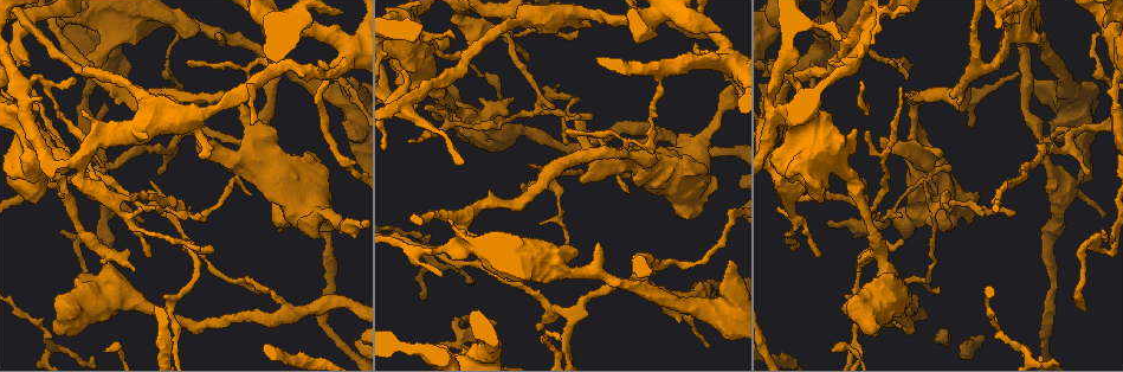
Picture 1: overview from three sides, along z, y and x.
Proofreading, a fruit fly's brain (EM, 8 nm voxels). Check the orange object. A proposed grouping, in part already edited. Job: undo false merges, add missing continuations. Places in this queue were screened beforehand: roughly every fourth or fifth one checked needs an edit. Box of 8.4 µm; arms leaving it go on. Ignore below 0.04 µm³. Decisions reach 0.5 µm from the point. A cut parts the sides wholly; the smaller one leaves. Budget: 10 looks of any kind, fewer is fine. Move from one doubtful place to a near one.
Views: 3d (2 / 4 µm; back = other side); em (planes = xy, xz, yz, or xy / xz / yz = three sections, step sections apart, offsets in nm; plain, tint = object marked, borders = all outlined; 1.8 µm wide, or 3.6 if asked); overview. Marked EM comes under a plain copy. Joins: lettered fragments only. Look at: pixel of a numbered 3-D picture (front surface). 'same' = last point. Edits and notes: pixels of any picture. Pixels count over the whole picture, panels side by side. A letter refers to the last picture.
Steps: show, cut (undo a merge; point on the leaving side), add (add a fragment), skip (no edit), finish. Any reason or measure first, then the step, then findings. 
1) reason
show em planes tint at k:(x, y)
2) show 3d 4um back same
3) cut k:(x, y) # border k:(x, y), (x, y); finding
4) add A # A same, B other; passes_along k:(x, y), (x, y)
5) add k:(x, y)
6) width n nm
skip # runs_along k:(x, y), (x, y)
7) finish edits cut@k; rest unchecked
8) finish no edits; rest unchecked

thick end
show 3d 4um back at 1:(319, 234)

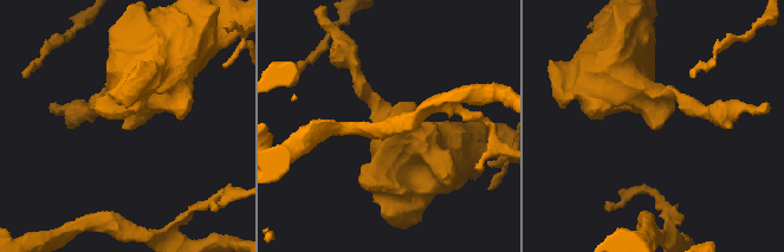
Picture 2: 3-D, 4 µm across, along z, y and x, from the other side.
shape alone is not enough
show em planes borders at 2:(125, 128)

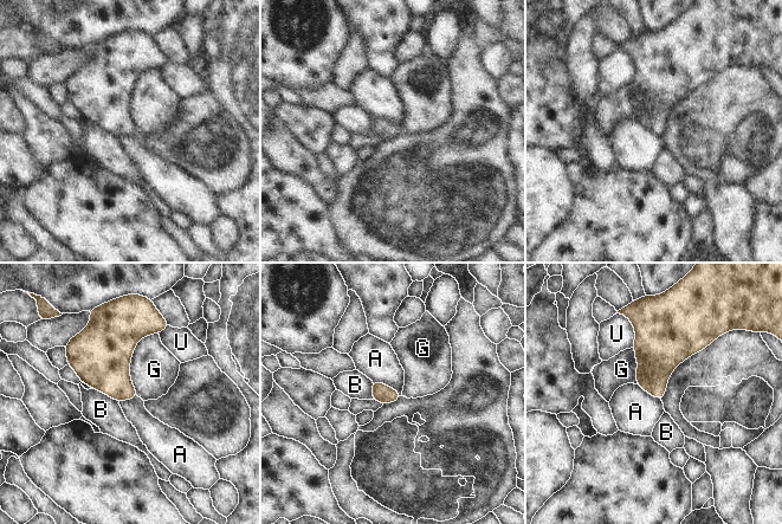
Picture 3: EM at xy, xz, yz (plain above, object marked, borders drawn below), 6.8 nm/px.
longest_contact G 460 nm
skip # A other, B other, G other, U other; border 3:(372, 380), (386, 383), (401, 395); none of them fits

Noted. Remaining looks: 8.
show em xy step 4 tint at 1:(351, 79)

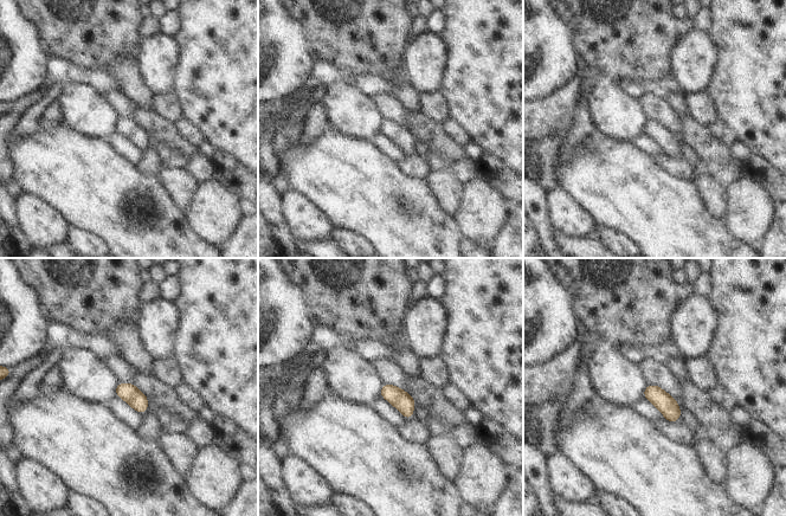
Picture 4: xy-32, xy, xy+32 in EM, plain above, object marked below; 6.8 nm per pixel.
show em planes borders same

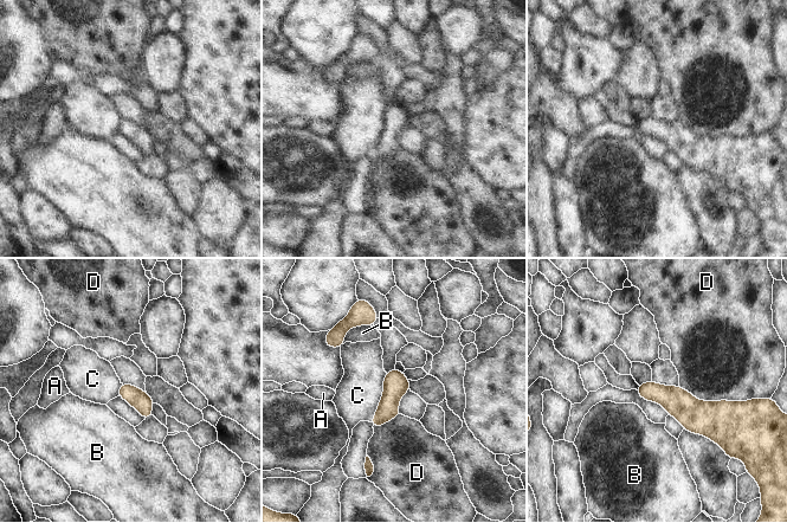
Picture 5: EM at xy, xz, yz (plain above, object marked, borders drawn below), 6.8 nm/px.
longest_contact D 440 nm
skip # A other, B other, C other, D other; none of them fits

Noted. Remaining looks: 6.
an open end
show em planes borders at 1:(578, 250)

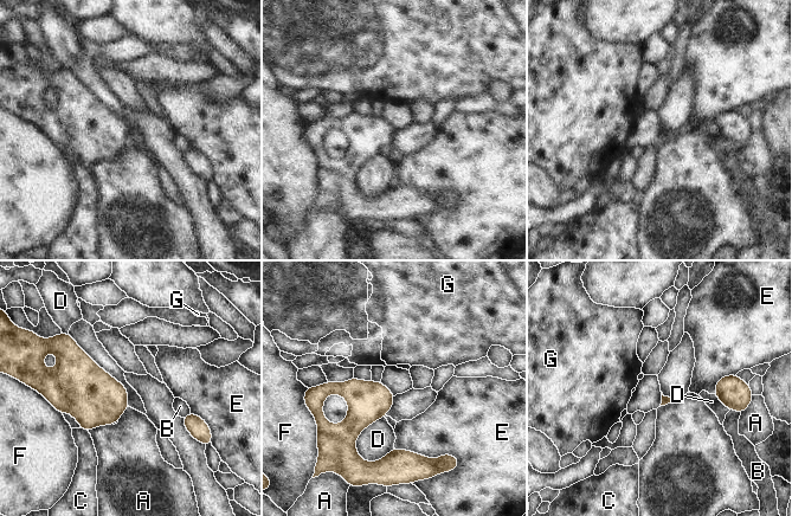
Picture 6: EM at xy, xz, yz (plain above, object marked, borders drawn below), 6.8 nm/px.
longest_contact E 380 nm
skip # A other, B other, C other, D other, E other, F other, G other; border 6:(113, 424), (95, 426), (88, 431); no lettered fragment goes on from it

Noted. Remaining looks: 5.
show em planes borders at 1:(538, 107)

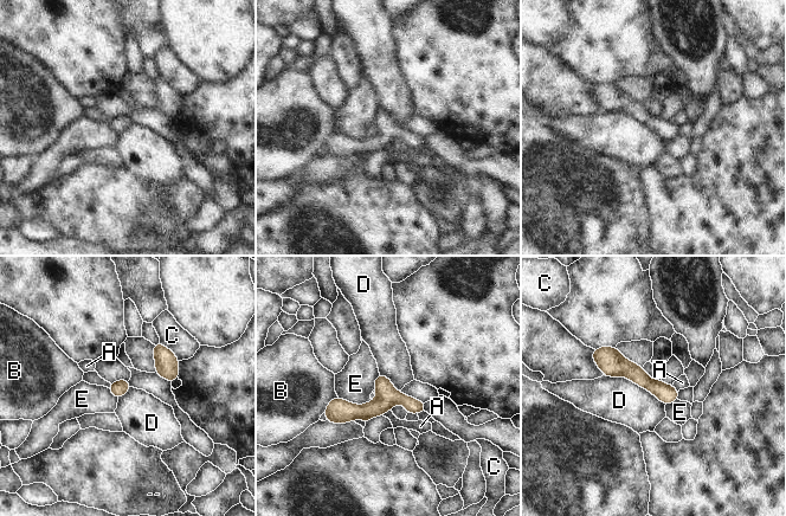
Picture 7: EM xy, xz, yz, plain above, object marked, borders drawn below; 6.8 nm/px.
skip # A other, B other, C other, D other, E other; border 7:(604, 374), (627, 378), (665, 404); all the same neuron

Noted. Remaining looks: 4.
finish no edits; rest unchecked

